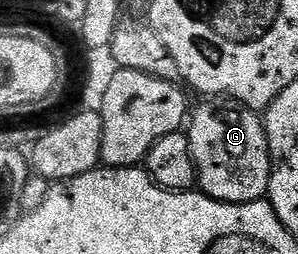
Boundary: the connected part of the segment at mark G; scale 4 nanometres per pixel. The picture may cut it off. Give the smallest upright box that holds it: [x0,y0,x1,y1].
[188,97,270,203]

